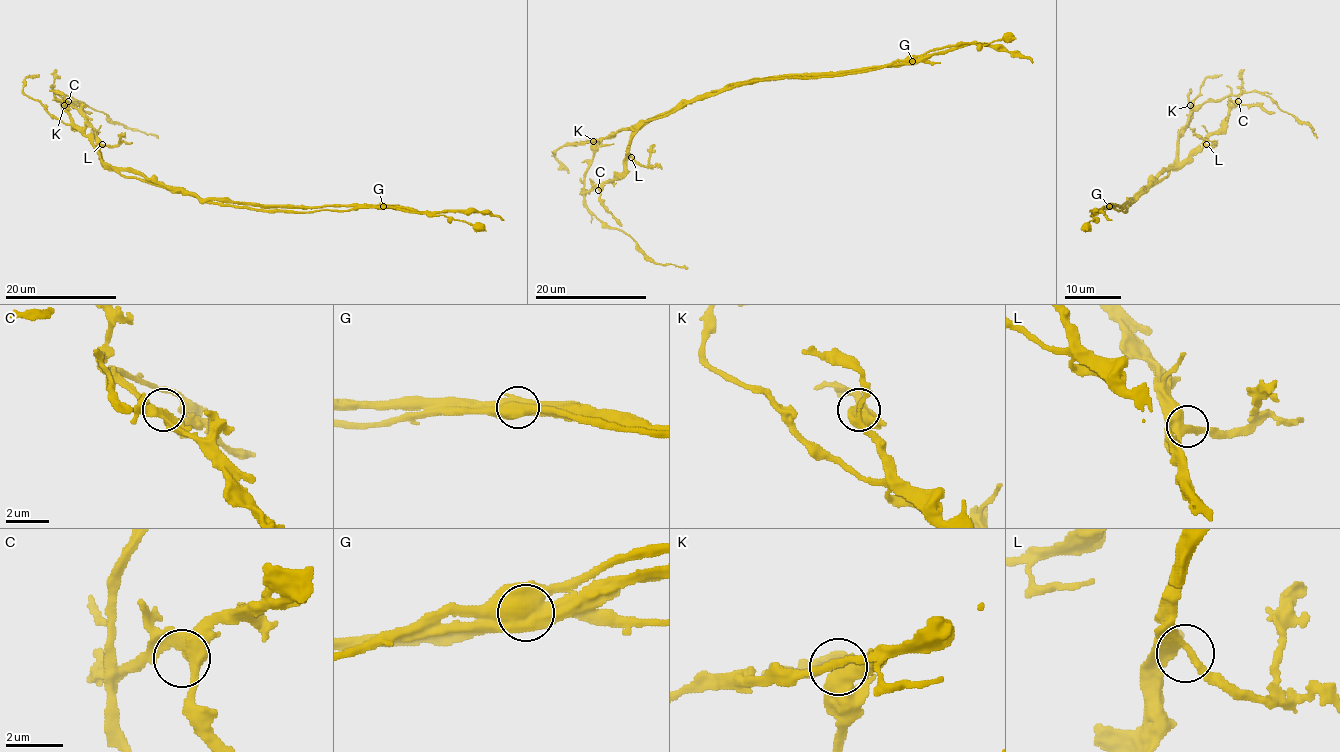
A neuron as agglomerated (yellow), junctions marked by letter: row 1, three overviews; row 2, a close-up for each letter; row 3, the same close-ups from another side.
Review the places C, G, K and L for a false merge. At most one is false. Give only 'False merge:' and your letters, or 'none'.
False merge: G

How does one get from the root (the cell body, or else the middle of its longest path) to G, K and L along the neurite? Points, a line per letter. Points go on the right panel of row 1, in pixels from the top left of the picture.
G: (1145, 190), (1124, 207), (1110, 206)
K: (1145, 190), (1174, 161), (1178, 136), (1188, 122), (1189, 105)
L: (1145, 190), (1164, 171), (1178, 168), (1206, 144)

